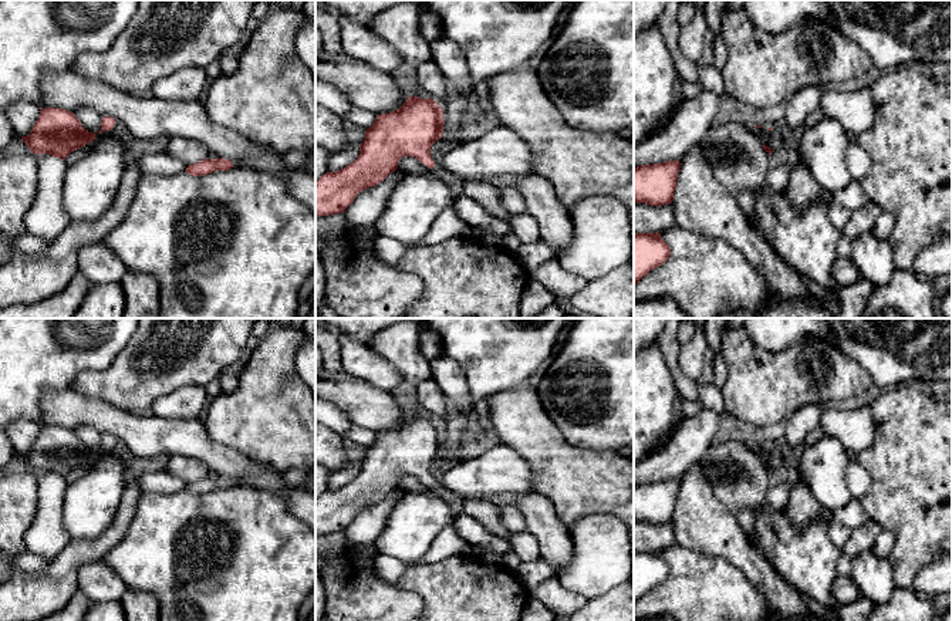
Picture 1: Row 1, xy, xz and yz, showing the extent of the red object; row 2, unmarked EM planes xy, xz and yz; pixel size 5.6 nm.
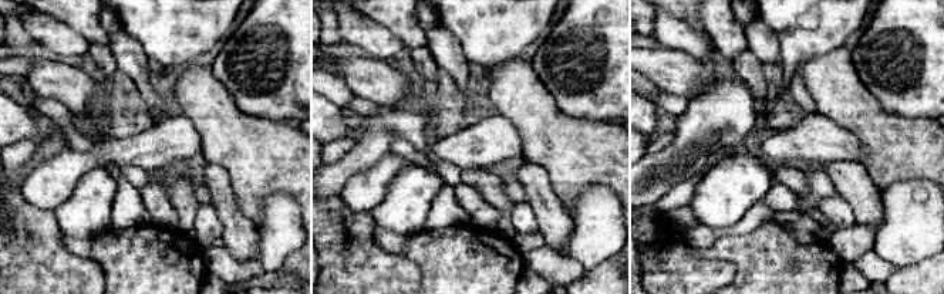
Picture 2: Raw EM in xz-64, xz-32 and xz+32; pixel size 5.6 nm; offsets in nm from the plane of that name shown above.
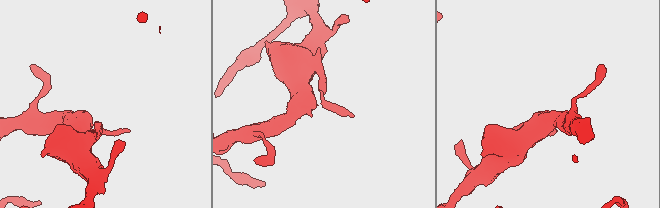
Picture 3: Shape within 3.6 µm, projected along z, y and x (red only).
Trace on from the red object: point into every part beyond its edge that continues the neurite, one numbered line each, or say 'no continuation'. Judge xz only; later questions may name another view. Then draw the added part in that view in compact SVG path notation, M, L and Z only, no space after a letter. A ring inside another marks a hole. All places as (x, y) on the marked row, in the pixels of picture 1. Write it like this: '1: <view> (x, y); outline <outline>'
1: xz (452, 181); outline M433 166L431 169L432 173L438 175L442 180L446 182L446 185L450 188L452 195L456 198L463 196L463 179L460 179L458 175L448 172L442 166Z

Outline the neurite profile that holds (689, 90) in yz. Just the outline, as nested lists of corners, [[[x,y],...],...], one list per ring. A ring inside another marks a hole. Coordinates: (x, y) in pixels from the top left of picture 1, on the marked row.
[[[682,81],[681,91],[682,91],[683,98],[692,99],[692,98],[696,98],[703,91],[703,88],[699,81],[698,82]]]

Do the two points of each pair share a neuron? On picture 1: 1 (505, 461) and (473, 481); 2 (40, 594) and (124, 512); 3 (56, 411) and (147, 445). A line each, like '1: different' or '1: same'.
1: same
2: same
3: same

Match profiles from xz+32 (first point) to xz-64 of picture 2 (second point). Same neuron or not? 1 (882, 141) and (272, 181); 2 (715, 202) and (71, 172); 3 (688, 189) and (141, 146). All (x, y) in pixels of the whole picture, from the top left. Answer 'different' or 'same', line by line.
1: same
2: different
3: same

